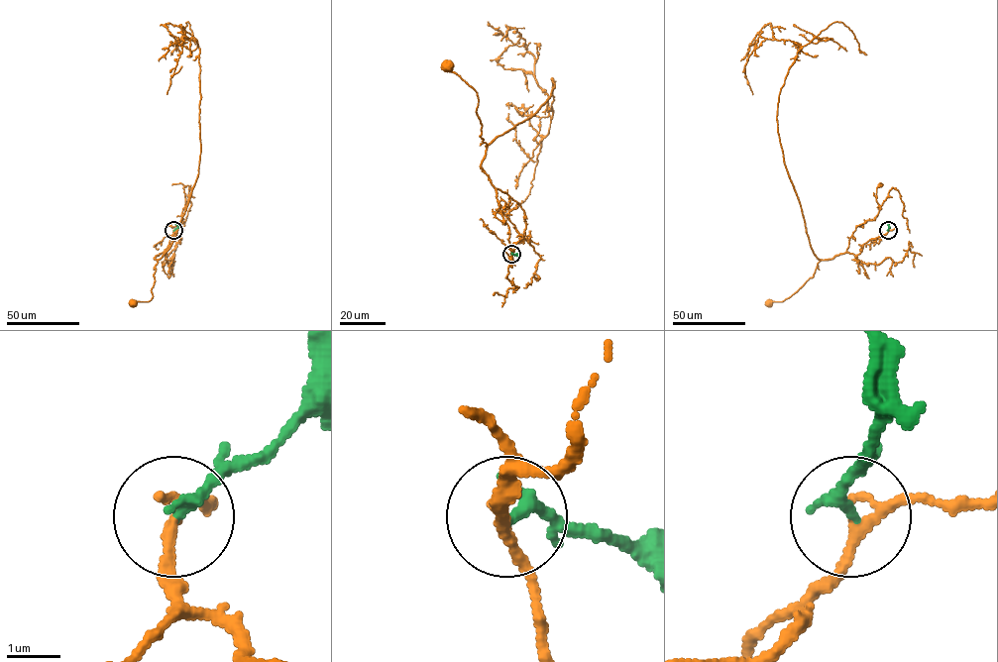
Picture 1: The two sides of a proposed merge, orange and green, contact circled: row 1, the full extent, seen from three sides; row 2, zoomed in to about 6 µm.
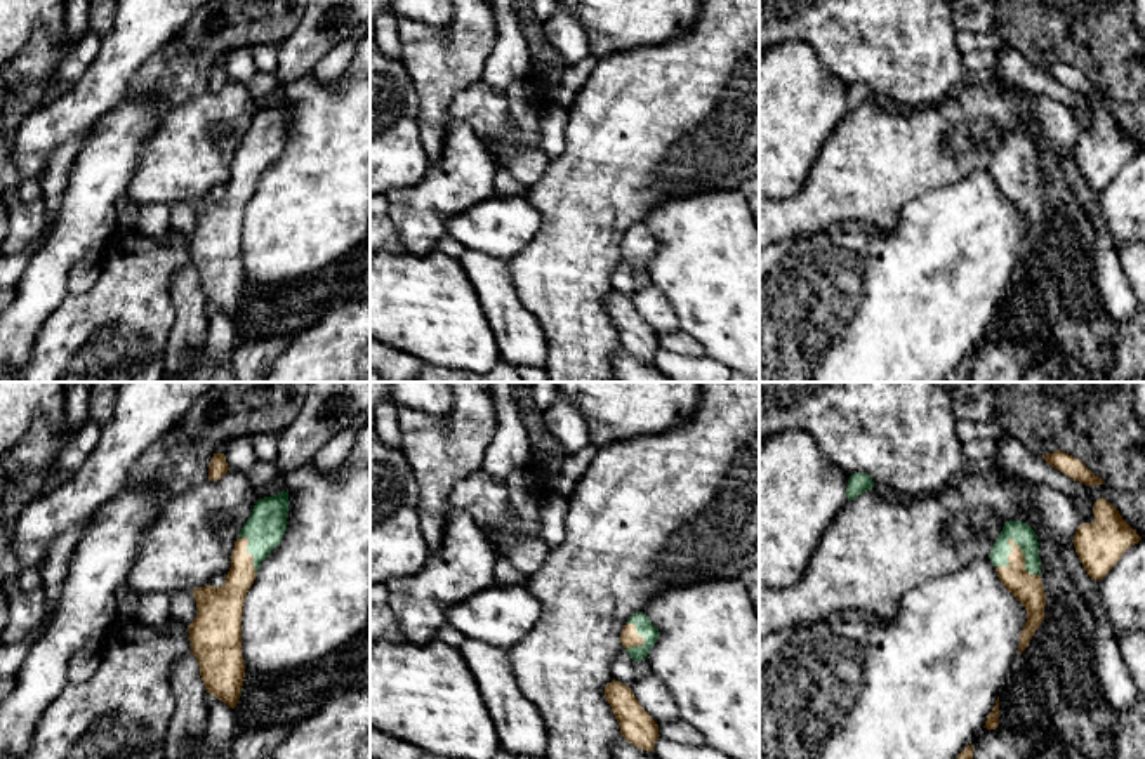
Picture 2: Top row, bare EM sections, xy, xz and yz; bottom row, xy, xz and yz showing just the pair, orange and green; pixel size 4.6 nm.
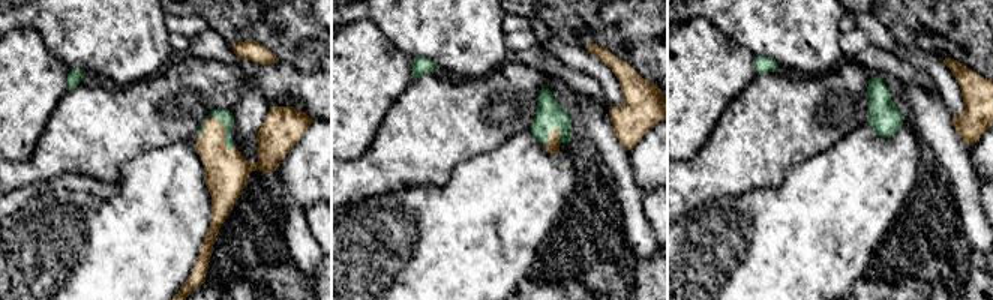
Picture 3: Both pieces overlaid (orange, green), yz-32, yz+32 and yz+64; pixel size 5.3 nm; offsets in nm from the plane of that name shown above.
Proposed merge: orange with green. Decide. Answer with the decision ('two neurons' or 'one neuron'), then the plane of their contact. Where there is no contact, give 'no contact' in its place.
one neuron | yz

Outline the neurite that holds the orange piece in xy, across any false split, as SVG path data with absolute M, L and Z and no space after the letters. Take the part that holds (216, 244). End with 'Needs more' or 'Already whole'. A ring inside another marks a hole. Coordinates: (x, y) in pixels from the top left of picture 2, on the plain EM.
M288 104L259 109L242 139L231 165L231 179L221 198L193 201L196 229L188 236L191 264L200 276L207 304L236 318L245 288L242 266L243 214L261 174L287 142Z. Needs more

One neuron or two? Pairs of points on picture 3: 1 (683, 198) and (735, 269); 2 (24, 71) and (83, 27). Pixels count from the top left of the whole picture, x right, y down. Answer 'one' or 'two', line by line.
1: two
2: two

